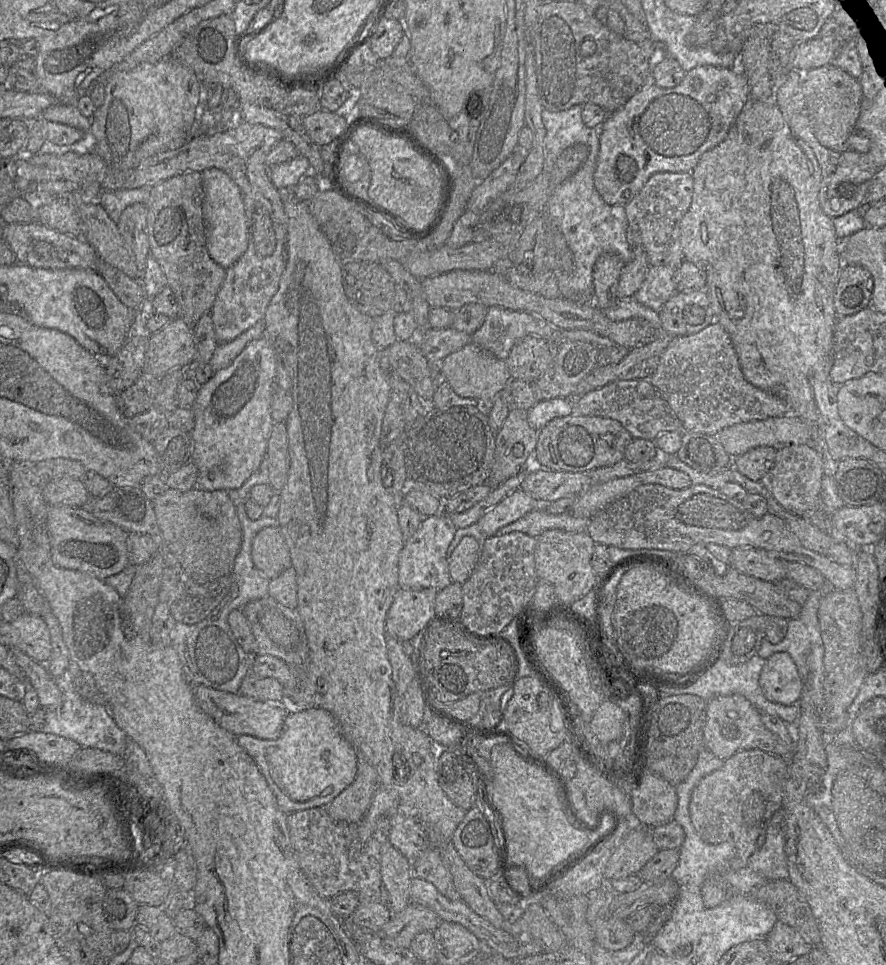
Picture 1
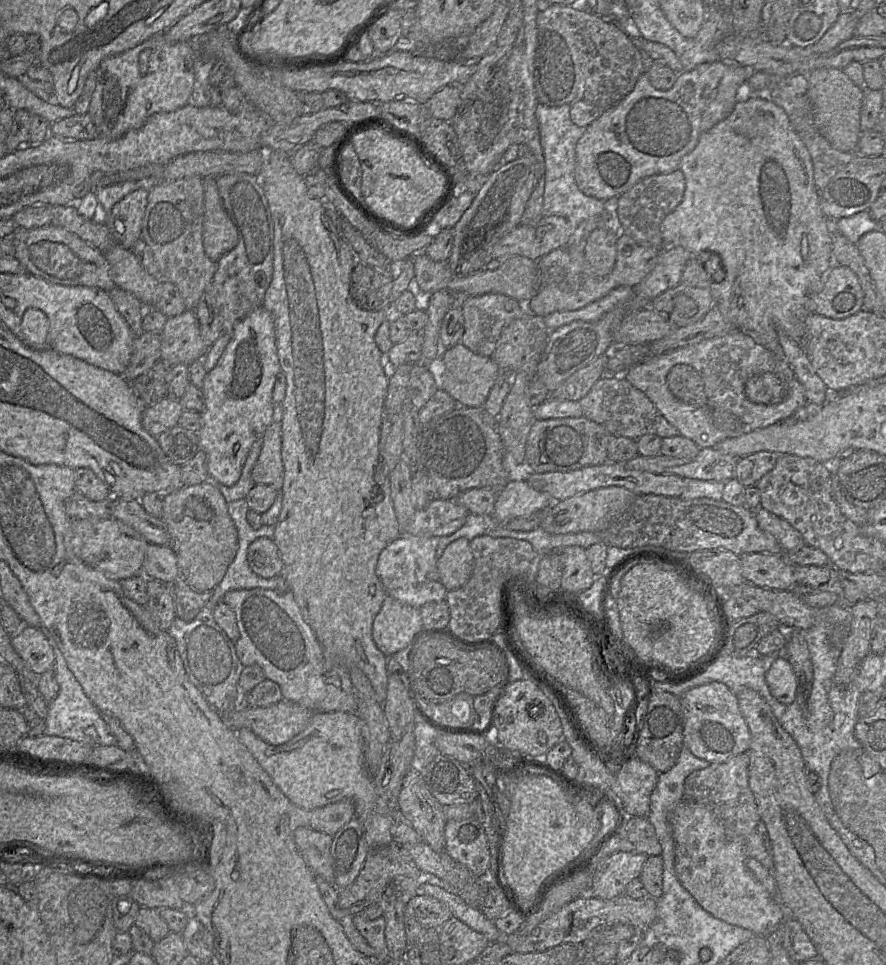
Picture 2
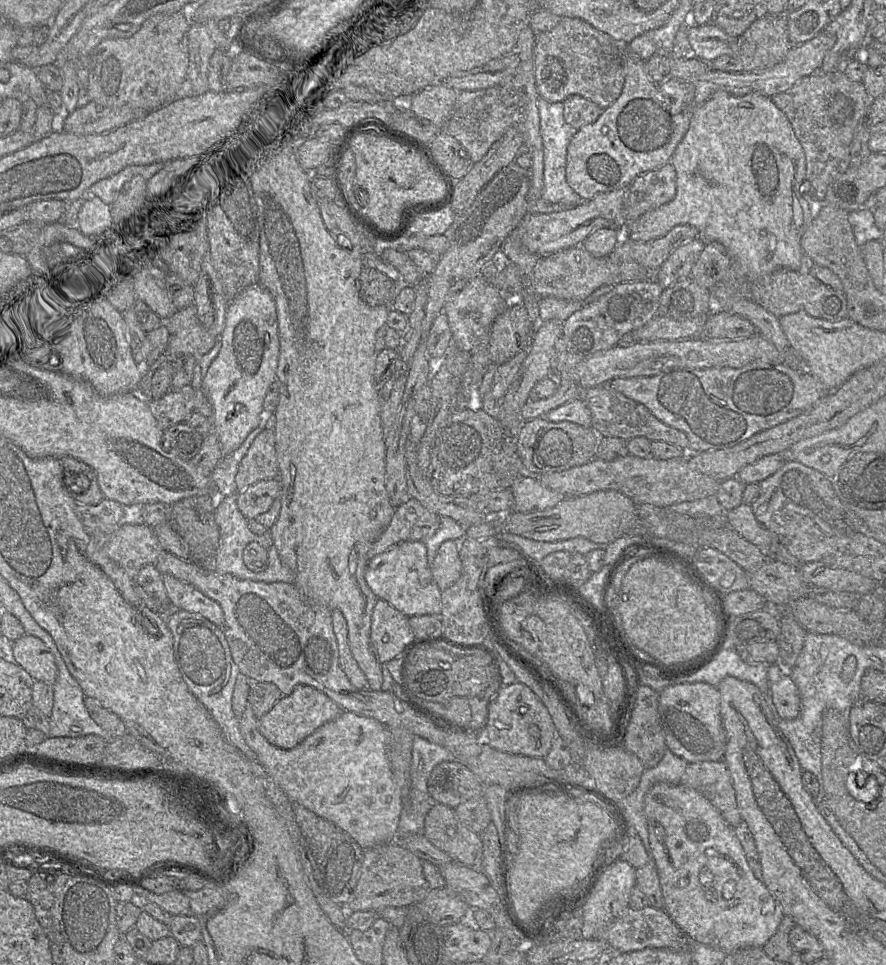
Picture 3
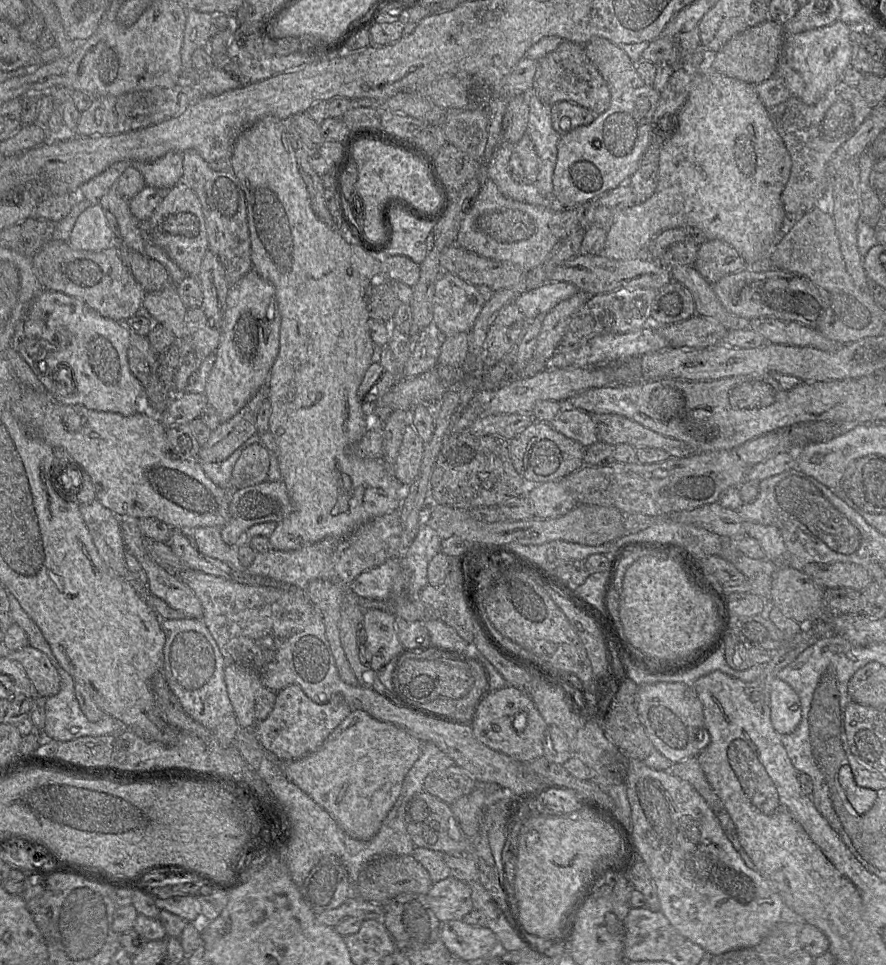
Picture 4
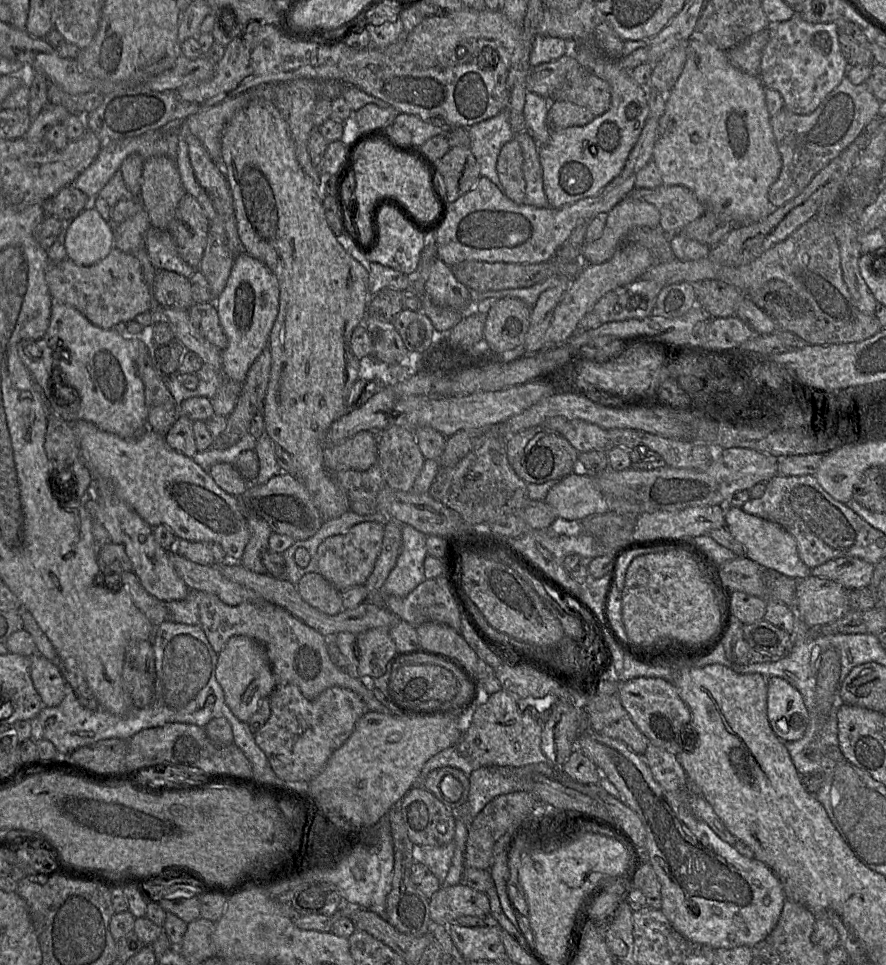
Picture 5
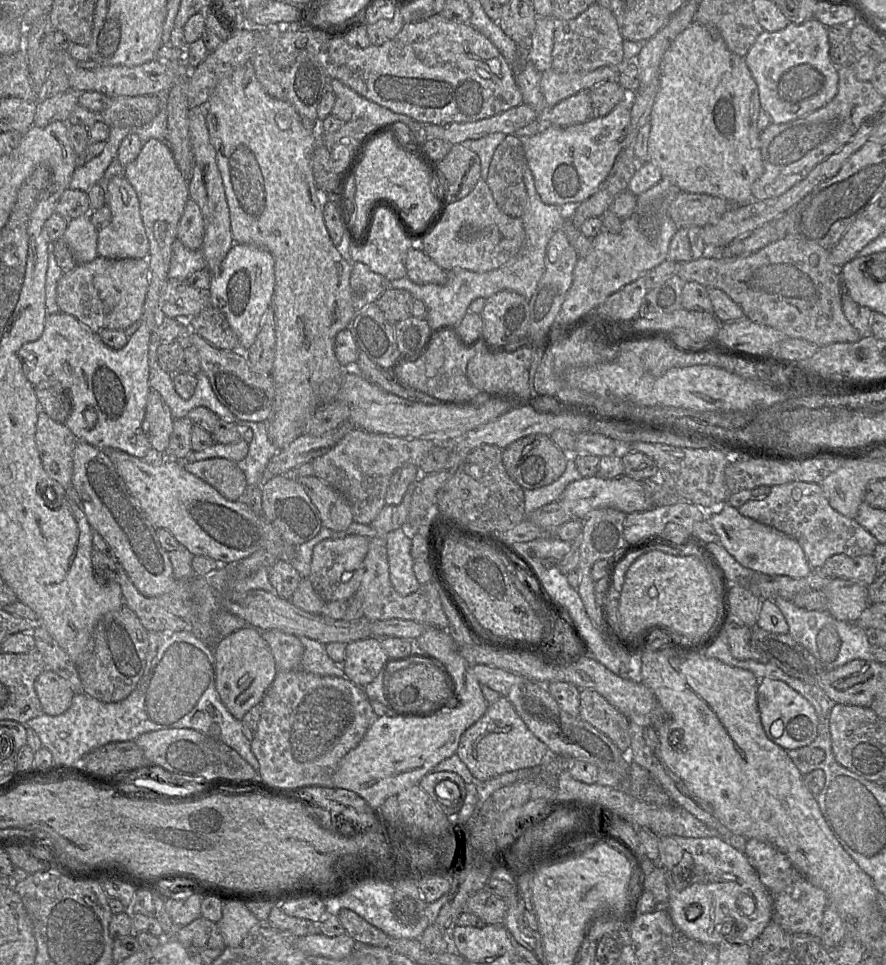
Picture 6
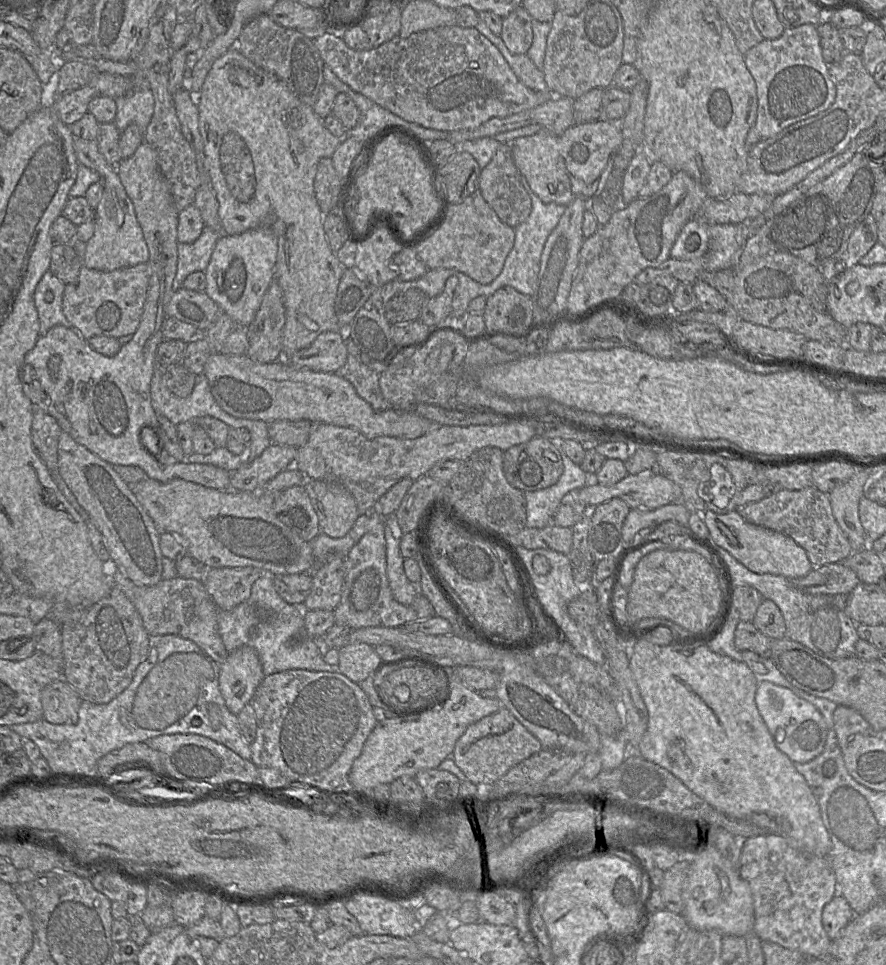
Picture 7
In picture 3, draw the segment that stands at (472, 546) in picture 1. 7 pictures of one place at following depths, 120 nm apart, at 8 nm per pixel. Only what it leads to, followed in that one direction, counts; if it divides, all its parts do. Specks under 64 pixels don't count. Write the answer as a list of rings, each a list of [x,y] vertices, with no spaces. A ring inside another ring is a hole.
[[[448,540],[442,543],[430,568],[432,577],[441,591],[454,585],[462,573],[459,541]]]

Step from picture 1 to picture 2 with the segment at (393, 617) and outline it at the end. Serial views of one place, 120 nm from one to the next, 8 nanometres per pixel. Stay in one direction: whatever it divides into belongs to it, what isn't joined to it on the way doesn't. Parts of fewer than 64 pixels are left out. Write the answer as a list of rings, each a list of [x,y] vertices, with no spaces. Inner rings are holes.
[[[386,595],[373,621],[372,637],[377,648],[386,657],[391,657],[411,644],[415,634],[422,628],[419,608]]]

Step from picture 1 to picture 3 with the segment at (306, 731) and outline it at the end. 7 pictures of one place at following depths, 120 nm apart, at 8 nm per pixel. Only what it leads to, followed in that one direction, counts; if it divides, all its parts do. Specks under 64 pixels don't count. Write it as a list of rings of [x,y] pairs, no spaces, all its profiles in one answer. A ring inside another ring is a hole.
[[[249,701],[239,724],[245,741],[256,754],[257,761],[292,803],[297,803],[331,822],[339,830],[349,834],[363,850],[397,840],[403,800],[390,766],[389,728],[373,718],[343,711],[337,718],[316,729],[296,747],[285,750],[269,743],[260,733],[258,719]]]

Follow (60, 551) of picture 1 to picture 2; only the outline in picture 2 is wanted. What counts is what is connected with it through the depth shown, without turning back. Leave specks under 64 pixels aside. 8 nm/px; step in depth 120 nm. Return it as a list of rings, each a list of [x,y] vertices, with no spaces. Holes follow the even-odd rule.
[[[112,517],[104,520],[72,519],[71,531],[75,554],[106,577],[119,581],[141,572],[149,543],[132,527]]]

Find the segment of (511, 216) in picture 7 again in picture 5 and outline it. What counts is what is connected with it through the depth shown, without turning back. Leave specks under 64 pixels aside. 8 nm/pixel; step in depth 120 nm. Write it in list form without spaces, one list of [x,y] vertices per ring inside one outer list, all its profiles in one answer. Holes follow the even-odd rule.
[[[513,138],[502,147],[496,164],[502,192],[506,197],[519,205],[525,203],[526,197],[523,162],[521,146]]]

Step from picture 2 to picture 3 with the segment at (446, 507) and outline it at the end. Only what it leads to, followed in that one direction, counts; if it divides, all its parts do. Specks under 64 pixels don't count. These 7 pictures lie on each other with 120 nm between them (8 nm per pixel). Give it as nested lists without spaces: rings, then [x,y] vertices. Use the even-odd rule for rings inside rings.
[[[408,499],[395,508],[391,522],[368,550],[368,559],[401,542],[424,541],[436,532],[440,522],[441,516],[427,510],[416,499]]]

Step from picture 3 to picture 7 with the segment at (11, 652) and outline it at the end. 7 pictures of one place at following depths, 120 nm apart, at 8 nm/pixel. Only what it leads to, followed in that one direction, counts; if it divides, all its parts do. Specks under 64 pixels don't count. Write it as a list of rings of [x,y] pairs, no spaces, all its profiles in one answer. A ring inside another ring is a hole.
[[[64,679],[54,681],[41,691],[43,719],[52,724],[76,724],[82,699]]]

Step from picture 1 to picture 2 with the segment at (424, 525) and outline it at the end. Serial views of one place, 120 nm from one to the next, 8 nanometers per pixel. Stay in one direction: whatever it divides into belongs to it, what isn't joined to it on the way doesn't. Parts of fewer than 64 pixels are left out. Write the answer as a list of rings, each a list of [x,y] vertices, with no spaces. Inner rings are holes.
[[[402,533],[381,551],[376,564],[376,574],[387,595],[415,608],[428,602],[445,600],[448,591],[441,583],[437,569],[436,549],[439,539],[437,536]]]

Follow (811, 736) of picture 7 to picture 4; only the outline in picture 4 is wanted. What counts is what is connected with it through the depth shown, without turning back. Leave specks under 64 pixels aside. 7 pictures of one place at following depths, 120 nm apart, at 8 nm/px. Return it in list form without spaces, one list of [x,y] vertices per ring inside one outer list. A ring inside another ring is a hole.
[[[776,677],[771,683],[771,723],[778,734],[792,733],[798,726],[802,711],[797,693]]]

